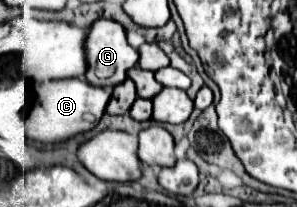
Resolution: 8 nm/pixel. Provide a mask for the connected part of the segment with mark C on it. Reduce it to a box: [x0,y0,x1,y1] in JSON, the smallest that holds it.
[27,78,109,144]

